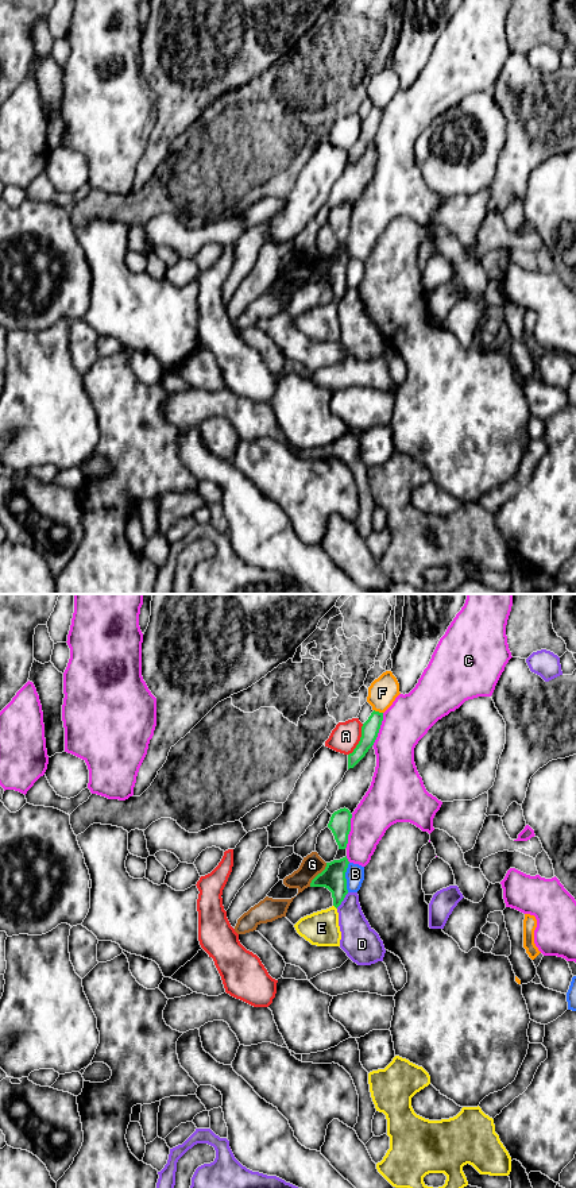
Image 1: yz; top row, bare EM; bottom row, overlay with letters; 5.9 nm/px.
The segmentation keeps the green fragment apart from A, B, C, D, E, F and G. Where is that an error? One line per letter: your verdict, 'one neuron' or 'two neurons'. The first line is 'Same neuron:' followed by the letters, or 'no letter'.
Same neuron: no letter
A: two neurons
B: two neurons
C: two neurons
D: two neurons
E: two neurons
F: two neurons
G: two neurons

